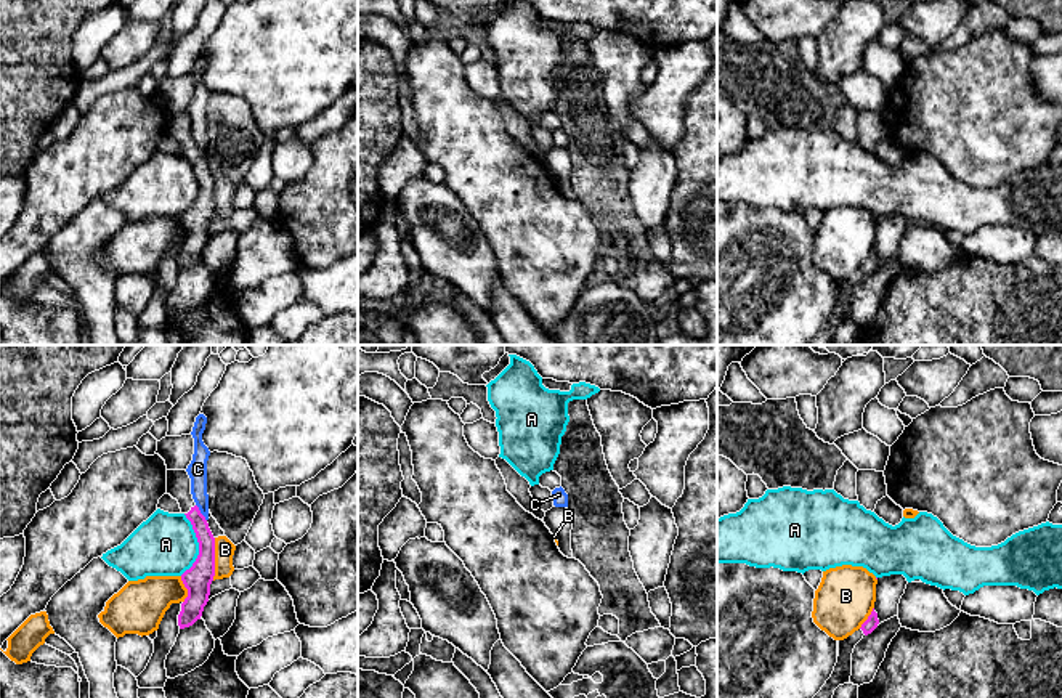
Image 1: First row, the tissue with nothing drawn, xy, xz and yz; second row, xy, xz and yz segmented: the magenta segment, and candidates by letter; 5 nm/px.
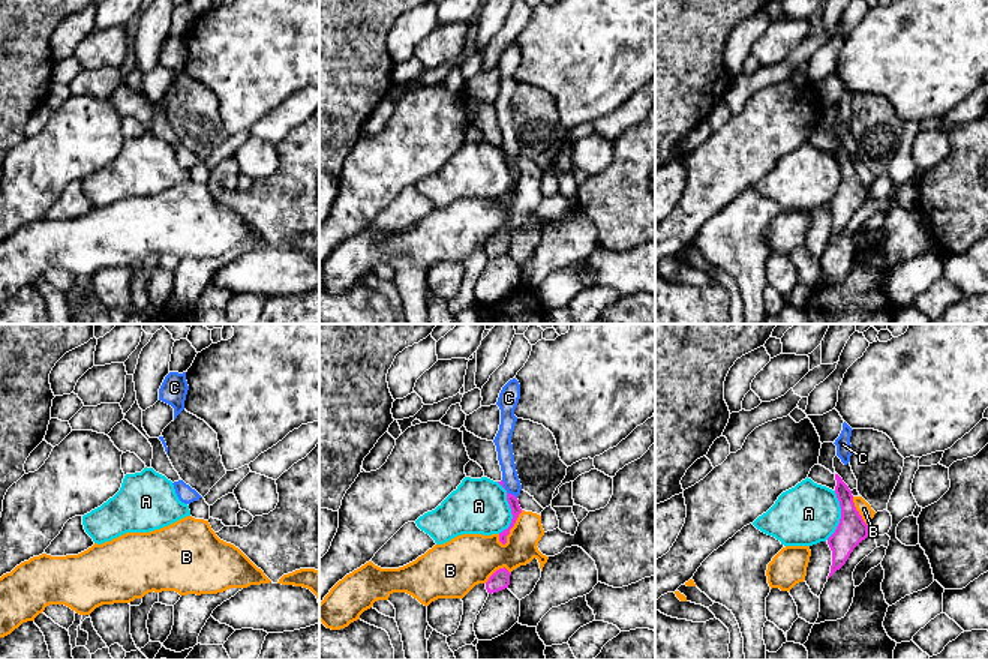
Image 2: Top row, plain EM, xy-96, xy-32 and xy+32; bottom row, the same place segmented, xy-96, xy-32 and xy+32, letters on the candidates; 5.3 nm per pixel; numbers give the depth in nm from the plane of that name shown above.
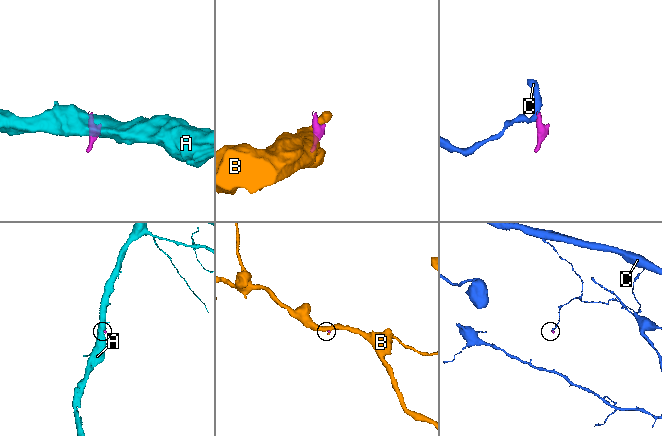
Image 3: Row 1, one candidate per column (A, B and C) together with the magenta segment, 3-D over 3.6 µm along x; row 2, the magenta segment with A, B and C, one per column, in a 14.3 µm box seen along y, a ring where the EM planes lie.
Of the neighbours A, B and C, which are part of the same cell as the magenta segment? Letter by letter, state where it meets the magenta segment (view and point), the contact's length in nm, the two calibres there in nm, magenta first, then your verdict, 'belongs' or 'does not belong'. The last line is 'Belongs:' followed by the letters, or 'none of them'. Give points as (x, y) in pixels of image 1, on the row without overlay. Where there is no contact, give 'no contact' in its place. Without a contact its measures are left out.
A: xy (199, 186) | 320 nm | 140/320 nm | does not belong
B: xy (214, 199) | 220 nm | 140/100 nm | does not belong
C: xy (199, 153) | 100 nm | 100/100 nm | does not belong
Belongs: none of them

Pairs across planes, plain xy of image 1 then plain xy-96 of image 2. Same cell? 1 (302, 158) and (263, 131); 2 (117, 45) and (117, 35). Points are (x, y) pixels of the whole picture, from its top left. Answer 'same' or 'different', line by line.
1: different
2: same

